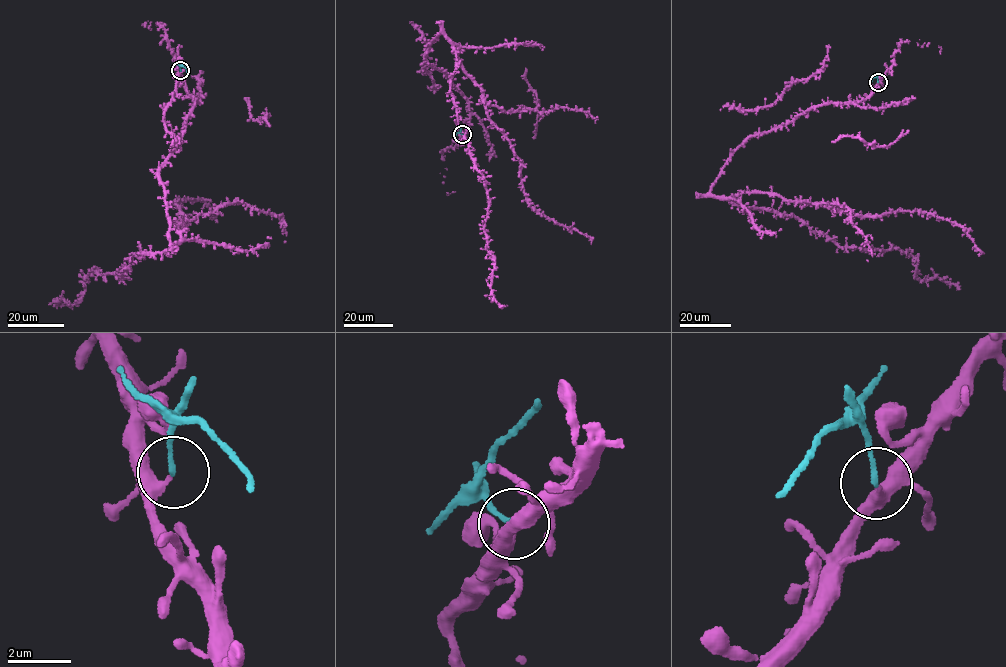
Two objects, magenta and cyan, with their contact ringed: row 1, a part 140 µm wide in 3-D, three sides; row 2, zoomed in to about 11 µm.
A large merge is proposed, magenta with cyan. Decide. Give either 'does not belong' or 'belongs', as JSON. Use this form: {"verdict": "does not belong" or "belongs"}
{"verdict": "does not belong"}

